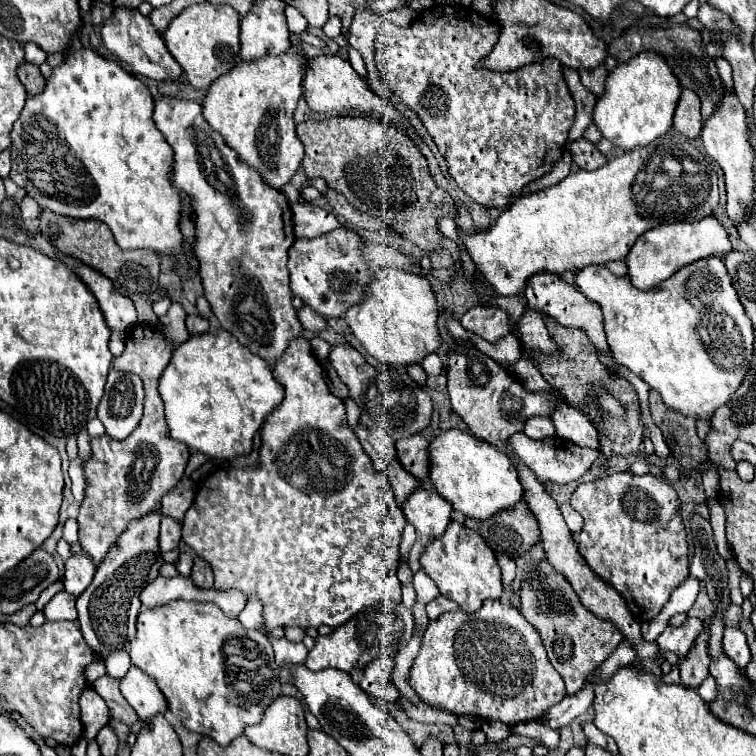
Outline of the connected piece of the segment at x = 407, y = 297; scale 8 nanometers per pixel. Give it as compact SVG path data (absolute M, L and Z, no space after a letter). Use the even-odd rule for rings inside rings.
M385 266L371 272L371 284L367 286L365 298L347 310L345 322L371 356L385 364L407 366L421 362L439 348L437 316L437 300L427 278Z

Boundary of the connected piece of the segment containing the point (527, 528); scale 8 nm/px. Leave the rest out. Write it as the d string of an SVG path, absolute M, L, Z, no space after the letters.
M525 502L519 504L515 512L505 512L503 516L493 516L491 520L479 522L467 518L465 526L479 532L493 552L503 552L511 560L523 556L541 540L537 518Z

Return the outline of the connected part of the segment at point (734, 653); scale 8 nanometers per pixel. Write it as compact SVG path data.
M727 628L723 636L723 650L743 670L751 662L751 652L741 628Z

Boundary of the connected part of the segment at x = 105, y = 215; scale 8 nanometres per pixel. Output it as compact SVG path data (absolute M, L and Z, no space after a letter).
M89 48L73 50L65 62L53 70L45 90L37 96L27 96L27 104L11 134L11 178L31 194L41 208L71 218L101 220L111 228L121 250L153 250L159 258L171 260L177 276L191 280L191 272L197 272L197 258L193 246L185 246L185 236L179 228L183 198L171 182L173 150L155 128L153 96L139 78Z

